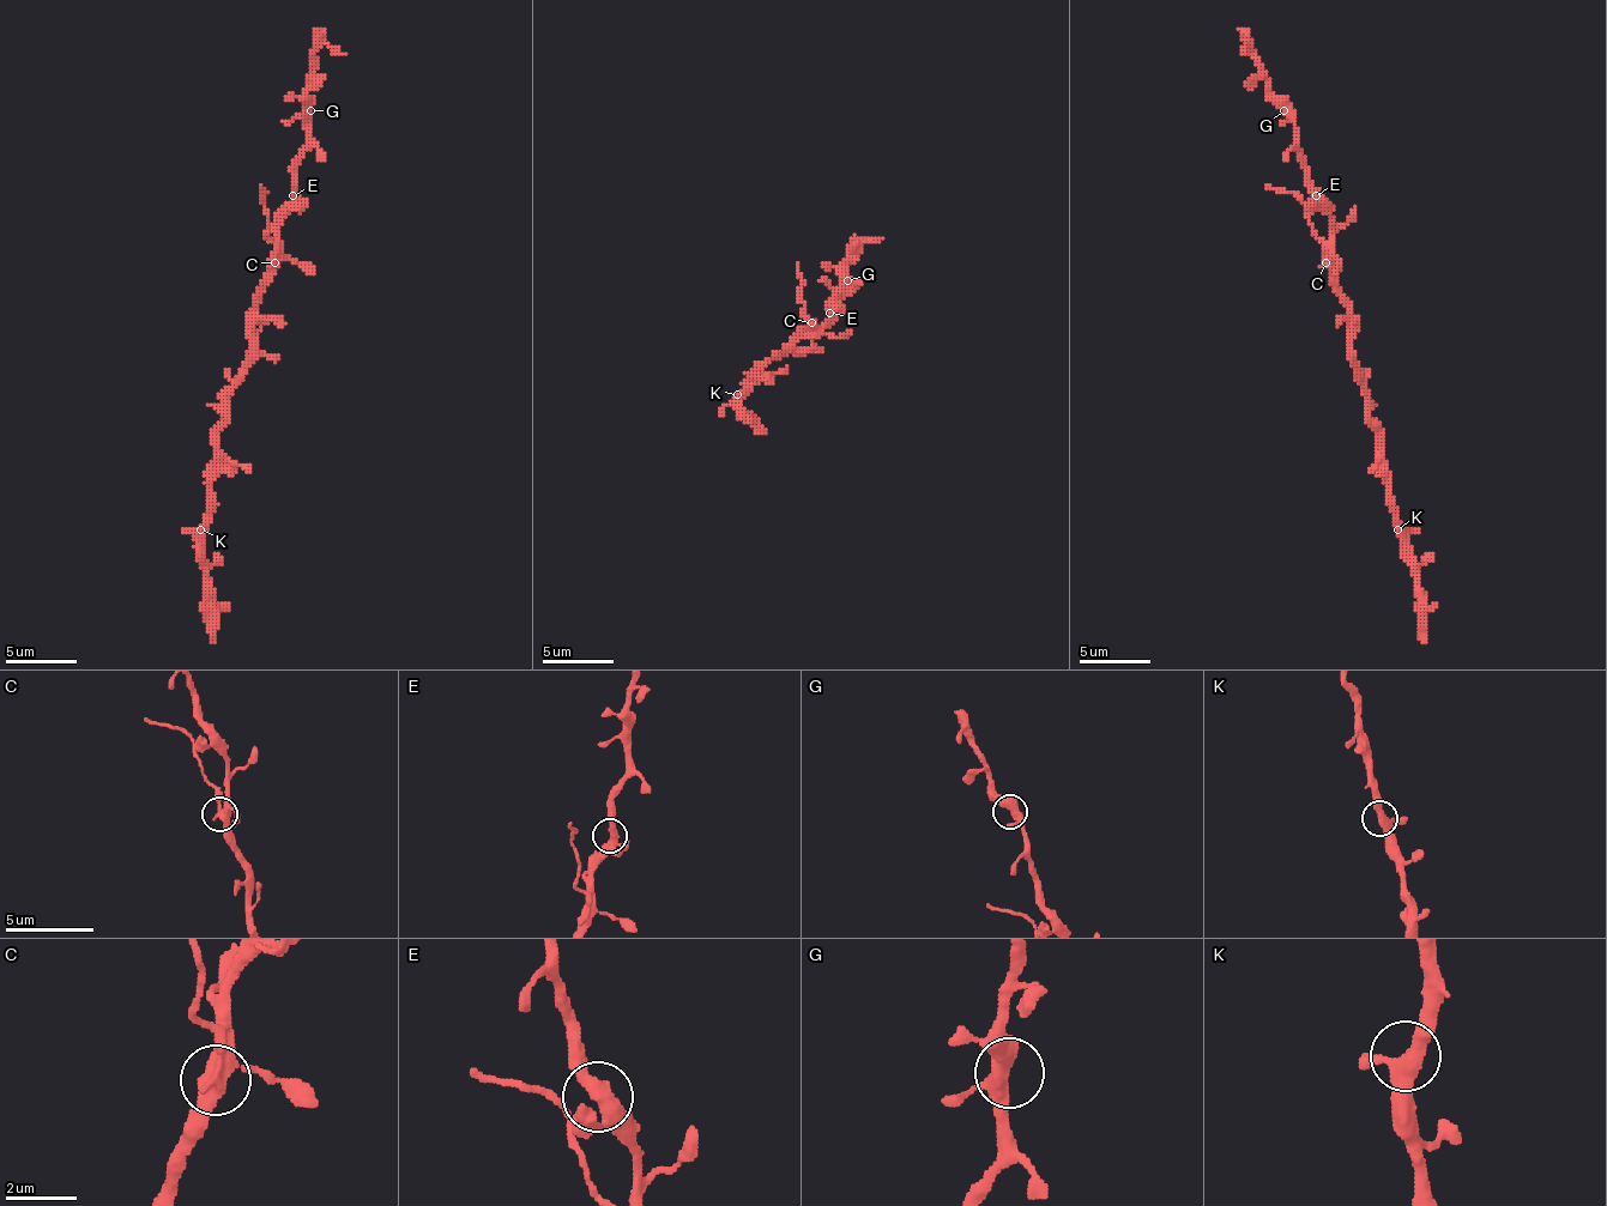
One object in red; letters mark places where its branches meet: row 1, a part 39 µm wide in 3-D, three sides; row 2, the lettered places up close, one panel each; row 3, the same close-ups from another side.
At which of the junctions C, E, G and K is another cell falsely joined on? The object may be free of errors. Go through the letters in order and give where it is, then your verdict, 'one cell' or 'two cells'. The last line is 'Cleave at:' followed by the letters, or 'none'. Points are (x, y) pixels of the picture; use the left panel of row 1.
C: (275, 262) | two cells
E: (292, 195) | one cell
G: (310, 110) | one cell
K: (200, 529) | one cell
Cleave at: C

